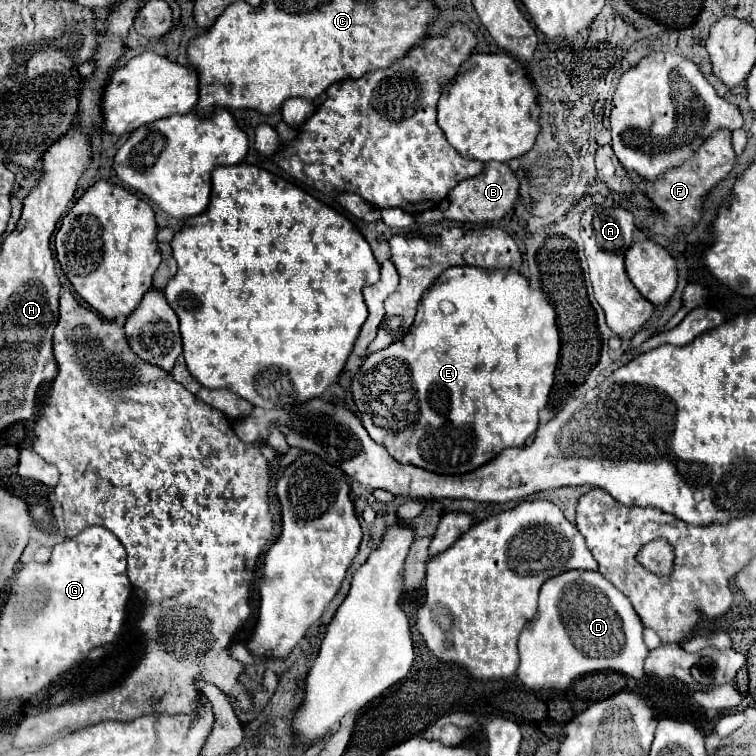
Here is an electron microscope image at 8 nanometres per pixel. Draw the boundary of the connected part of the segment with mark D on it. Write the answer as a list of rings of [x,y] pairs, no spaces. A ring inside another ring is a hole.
[[[564,571],[562,575],[548,579],[540,587],[538,611],[534,619],[522,629],[518,639],[518,675],[528,689],[566,689],[576,677],[600,669],[616,669],[634,679],[642,679],[642,665],[648,653],[642,641],[642,629],[644,627],[640,623],[640,617],[636,615],[628,597],[622,591],[618,591],[608,579],[604,579],[598,571]]]

